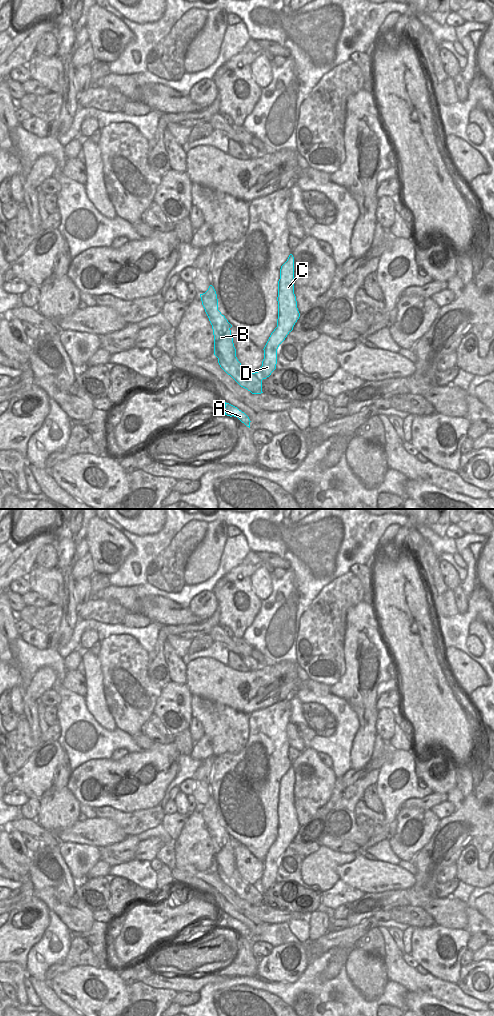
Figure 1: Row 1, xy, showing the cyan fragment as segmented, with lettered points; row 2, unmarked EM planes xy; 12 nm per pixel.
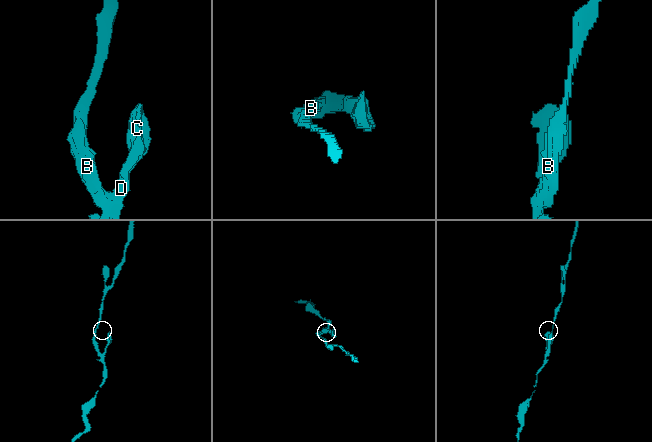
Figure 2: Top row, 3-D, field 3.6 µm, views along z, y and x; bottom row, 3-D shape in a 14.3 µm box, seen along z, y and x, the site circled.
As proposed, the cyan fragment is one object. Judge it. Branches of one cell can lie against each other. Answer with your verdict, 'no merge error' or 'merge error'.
merge error

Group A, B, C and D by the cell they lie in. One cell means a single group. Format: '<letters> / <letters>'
A B / C D

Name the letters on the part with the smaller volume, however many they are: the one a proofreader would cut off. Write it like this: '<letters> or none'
C, D

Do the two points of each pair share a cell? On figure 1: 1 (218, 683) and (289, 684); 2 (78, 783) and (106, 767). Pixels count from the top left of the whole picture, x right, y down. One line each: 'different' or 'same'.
1: same
2: same

